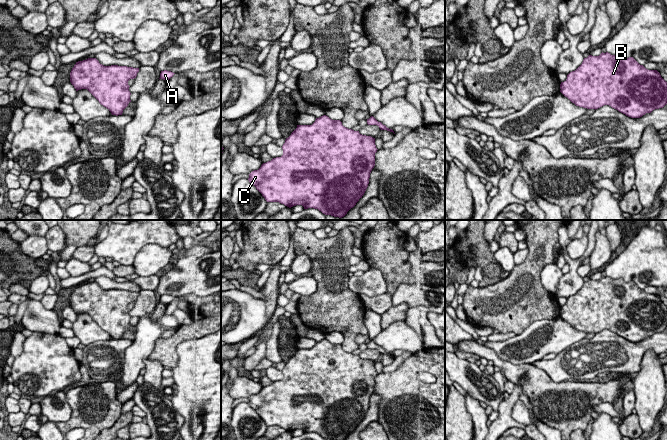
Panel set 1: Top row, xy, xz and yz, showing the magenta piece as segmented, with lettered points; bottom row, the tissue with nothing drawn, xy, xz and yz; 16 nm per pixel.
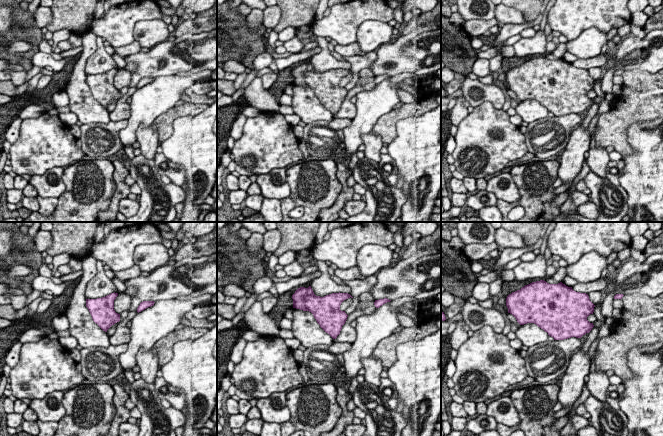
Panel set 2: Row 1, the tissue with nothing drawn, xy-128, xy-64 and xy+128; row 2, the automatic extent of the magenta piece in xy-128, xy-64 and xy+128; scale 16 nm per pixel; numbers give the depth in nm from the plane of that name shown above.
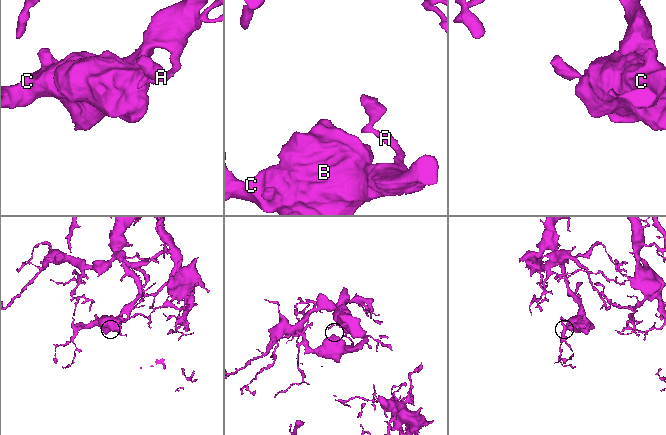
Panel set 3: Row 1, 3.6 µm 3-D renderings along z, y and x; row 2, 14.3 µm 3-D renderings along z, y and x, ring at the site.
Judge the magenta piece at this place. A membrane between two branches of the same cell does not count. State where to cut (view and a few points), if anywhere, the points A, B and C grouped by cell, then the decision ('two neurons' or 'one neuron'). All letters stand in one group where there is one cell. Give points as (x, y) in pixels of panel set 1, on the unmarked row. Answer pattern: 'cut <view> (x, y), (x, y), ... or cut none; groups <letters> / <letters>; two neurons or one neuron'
cut none; groups A B C; one neuron

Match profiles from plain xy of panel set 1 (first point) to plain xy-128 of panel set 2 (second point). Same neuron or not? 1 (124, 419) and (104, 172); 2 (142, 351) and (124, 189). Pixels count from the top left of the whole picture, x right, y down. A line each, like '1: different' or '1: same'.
1: different
2: different

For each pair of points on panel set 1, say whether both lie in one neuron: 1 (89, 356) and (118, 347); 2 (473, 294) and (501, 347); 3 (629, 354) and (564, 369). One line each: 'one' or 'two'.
1: one
2: two
3: one

